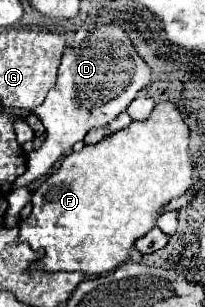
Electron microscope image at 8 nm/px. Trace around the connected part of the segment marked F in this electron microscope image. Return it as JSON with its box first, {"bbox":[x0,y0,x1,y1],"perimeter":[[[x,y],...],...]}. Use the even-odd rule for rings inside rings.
{"bbox":[19,103,189,279],"perimeter":[[[159,103],[147,121],[133,121],[129,127],[109,135],[97,145],[85,145],[77,153],[69,153],[61,161],[61,167],[39,185],[31,197],[31,215],[19,221],[19,241],[29,243],[31,249],[45,251],[29,269],[45,273],[81,271],[87,279],[117,269],[127,261],[135,241],[155,227],[159,209],[163,209],[167,201],[183,195],[189,187],[189,129],[173,103]]]}

